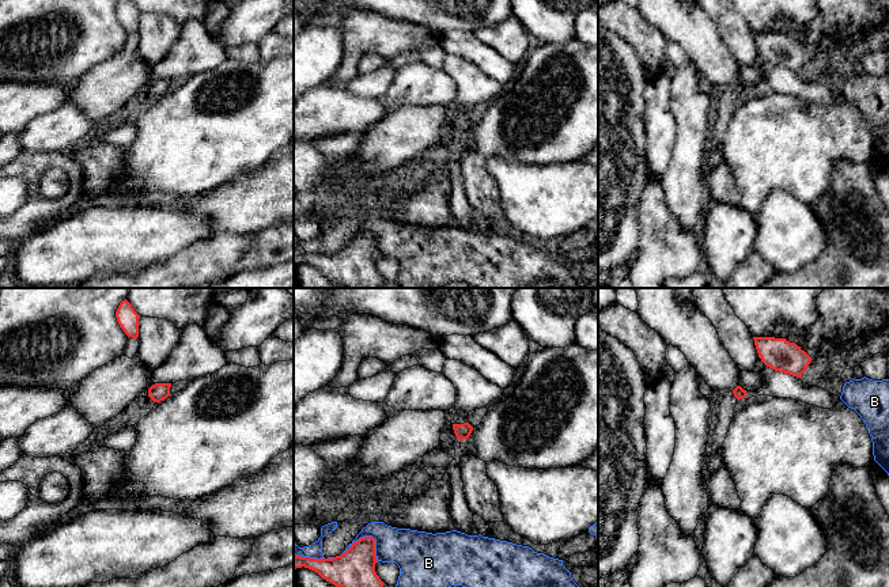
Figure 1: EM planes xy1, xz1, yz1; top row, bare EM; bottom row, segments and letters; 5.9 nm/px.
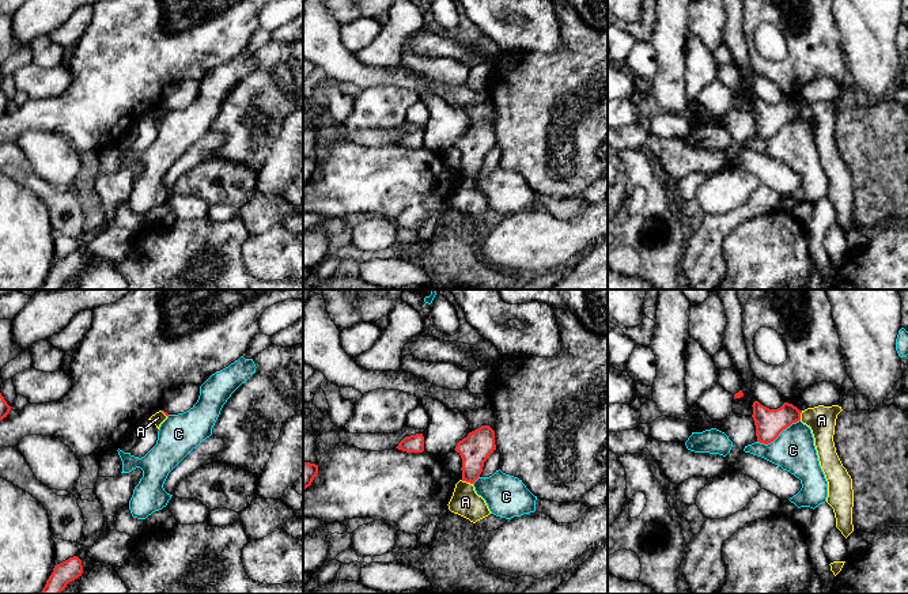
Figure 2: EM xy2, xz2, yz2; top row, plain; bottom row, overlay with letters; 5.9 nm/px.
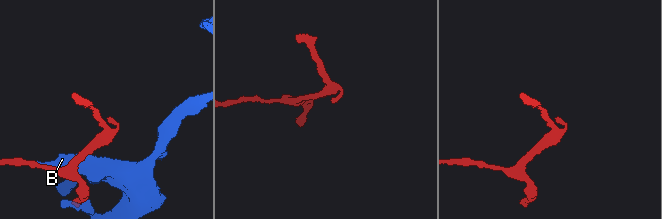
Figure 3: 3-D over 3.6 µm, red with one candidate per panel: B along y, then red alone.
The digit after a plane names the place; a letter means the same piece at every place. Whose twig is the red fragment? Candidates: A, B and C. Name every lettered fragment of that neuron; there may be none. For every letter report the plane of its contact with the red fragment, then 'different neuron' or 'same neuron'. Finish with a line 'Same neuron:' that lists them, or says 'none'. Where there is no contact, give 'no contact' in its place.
A: xz2 | different neuron
B: xz1 | different neuron
C: yz2 | different neuron
Same neuron: none

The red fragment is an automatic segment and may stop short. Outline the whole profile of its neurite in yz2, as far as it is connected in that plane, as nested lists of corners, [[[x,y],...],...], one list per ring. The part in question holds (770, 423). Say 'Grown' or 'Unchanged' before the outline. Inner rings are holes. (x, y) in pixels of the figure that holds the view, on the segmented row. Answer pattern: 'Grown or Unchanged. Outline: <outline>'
Unchanged. Outline: [[[758,401],[752,406],[757,442],[764,444],[773,442],[783,430],[801,420],[802,410],[788,402],[778,409],[769,409]]]

